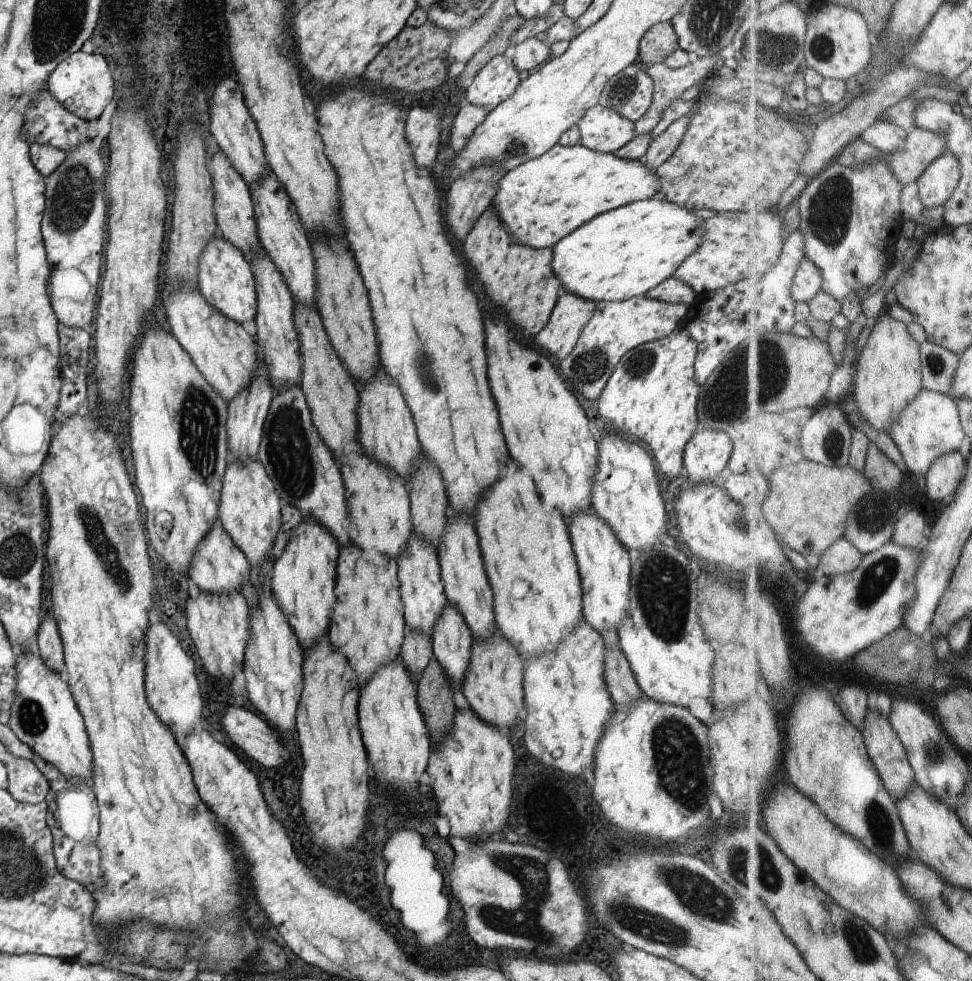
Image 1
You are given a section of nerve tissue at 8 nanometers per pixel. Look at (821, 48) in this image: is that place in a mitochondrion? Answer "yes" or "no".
yes

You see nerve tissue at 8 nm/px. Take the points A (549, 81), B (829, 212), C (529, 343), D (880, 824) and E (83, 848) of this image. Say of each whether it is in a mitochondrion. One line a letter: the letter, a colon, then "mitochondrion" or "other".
A: other
B: mitochondrion
C: other
D: mitochondrion
E: mitochondrion

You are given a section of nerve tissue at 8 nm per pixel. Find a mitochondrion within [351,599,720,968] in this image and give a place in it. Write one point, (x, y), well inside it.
(524, 921)

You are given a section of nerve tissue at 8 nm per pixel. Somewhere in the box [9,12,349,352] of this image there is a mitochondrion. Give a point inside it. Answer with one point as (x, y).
(73, 200)

